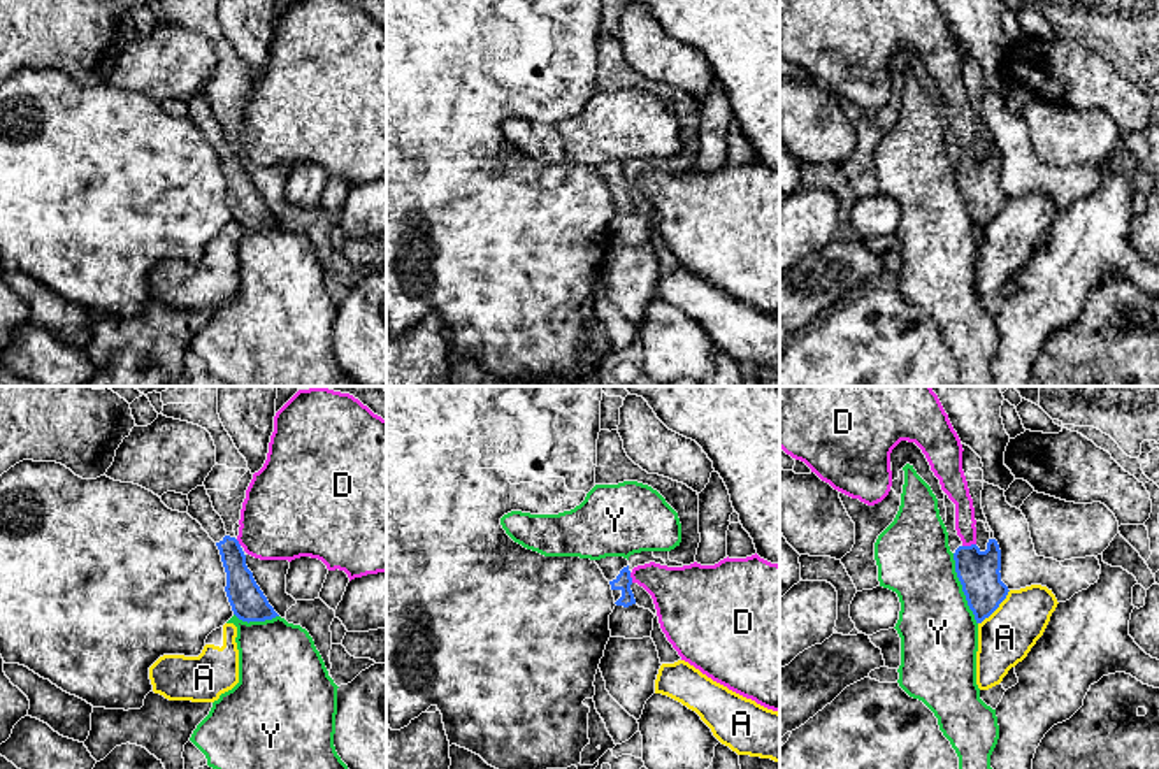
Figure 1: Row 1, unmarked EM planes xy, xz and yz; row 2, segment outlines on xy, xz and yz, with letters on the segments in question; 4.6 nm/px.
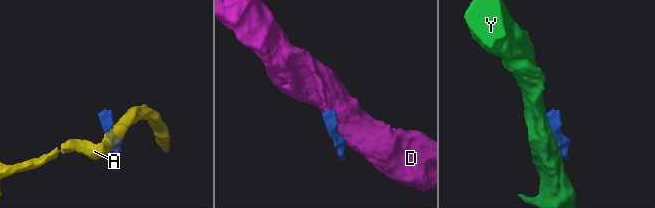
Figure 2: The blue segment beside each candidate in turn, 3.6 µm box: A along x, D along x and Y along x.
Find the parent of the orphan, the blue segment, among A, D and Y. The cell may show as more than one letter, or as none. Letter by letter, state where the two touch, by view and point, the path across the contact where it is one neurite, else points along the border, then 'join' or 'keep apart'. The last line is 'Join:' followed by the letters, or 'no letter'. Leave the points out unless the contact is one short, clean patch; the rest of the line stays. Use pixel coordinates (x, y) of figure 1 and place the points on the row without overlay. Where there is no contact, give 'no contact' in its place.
A: yz (996, 215) | along yz (1010, 197), (979, 230) | keep apart
D: yz (968, 153) | along yz (975, 150), (963, 153) | keep apart
Y: yz (963, 195) | keep apart
Join: no letter

